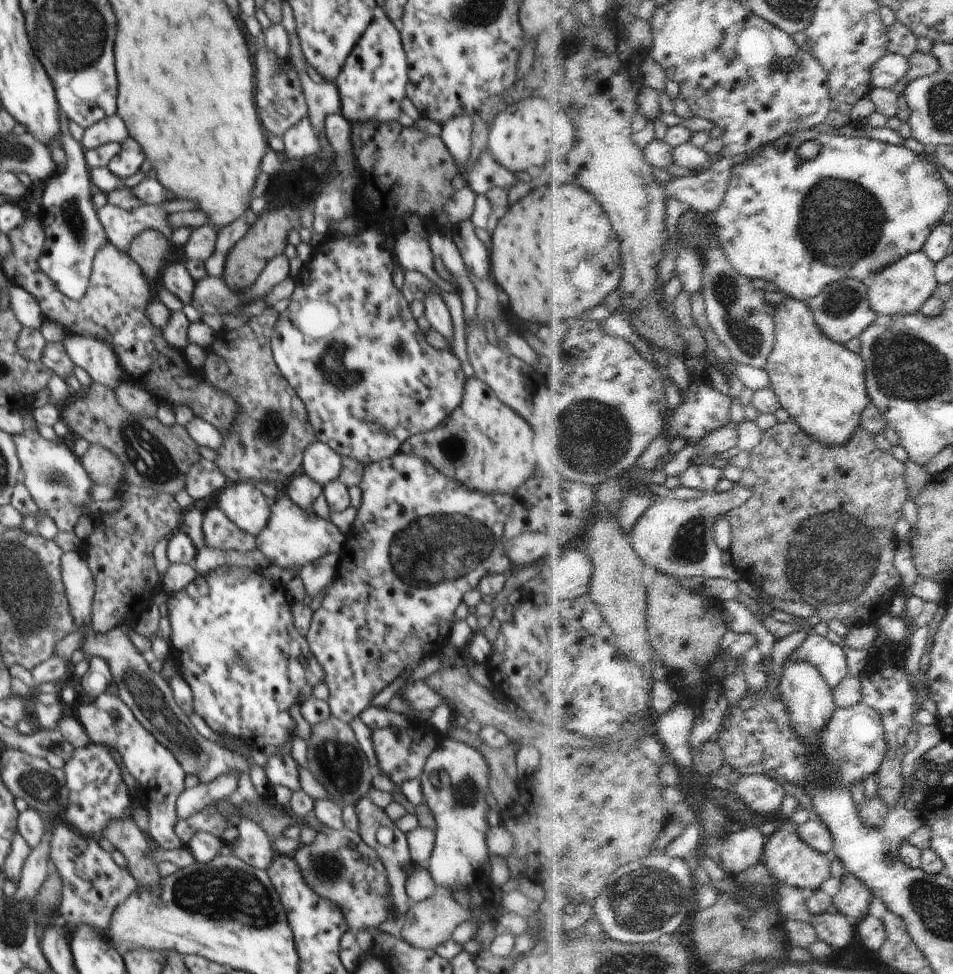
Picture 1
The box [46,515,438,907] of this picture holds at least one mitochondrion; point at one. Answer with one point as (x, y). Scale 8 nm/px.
(145, 694)

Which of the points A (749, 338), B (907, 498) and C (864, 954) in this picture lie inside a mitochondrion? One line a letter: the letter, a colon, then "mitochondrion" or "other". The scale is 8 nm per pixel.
A: mitochondrion
B: other
C: mitochondrion

